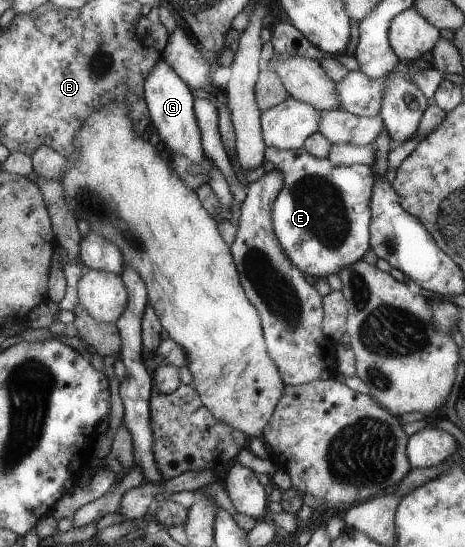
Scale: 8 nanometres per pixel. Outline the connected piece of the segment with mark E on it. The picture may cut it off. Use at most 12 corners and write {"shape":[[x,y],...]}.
{"shape":[[266,148],[284,173],[271,222],[285,256],[315,279],[372,243],[376,180]]}

